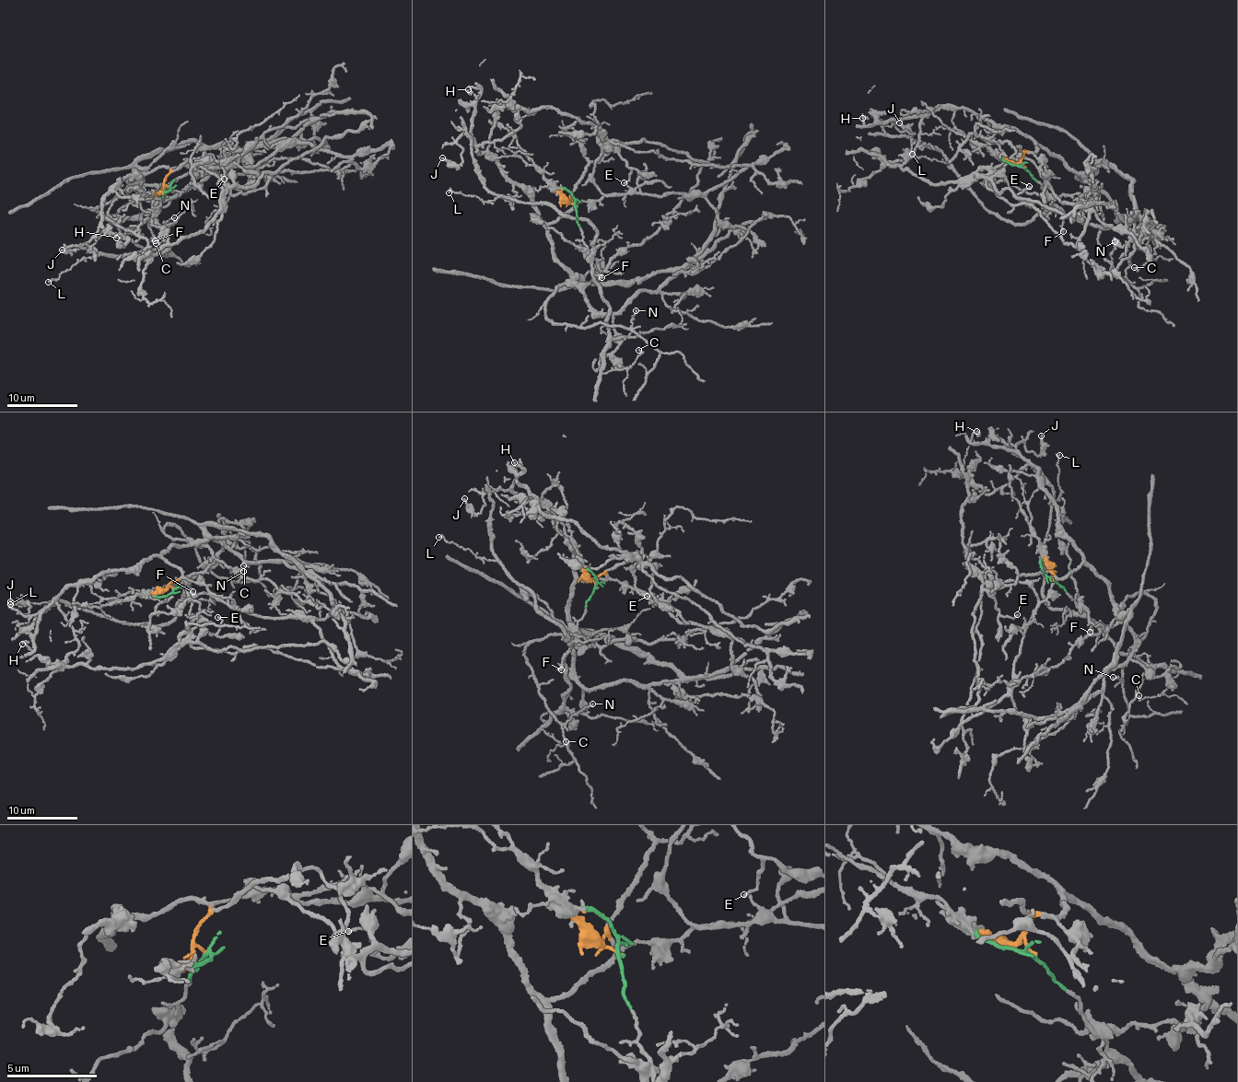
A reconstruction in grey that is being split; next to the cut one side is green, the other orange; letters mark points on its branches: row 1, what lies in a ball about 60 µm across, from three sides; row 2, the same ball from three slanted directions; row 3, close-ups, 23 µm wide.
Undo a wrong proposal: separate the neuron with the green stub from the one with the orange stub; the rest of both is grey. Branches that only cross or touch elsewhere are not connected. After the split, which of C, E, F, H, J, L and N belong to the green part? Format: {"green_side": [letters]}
{"green_side": ["C", "F", "L"]}

